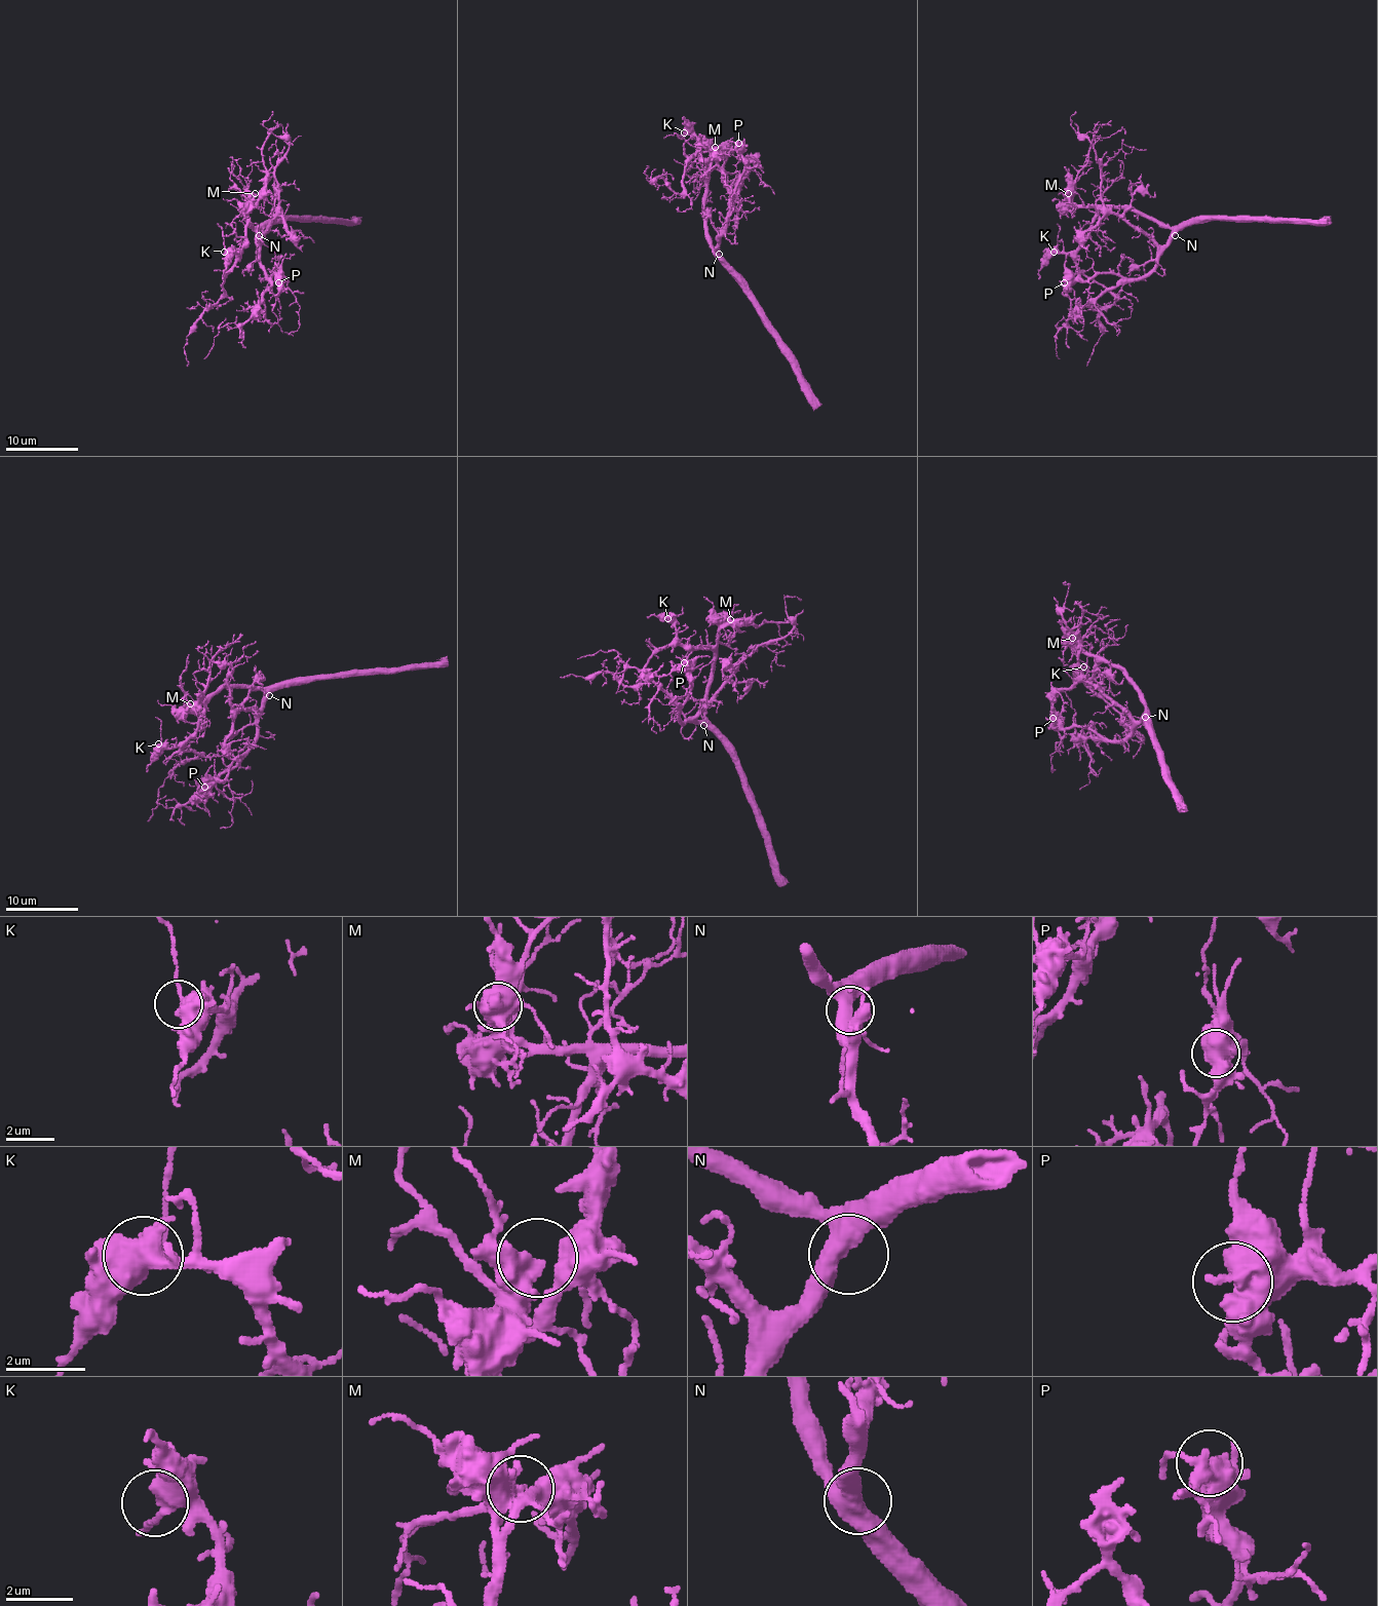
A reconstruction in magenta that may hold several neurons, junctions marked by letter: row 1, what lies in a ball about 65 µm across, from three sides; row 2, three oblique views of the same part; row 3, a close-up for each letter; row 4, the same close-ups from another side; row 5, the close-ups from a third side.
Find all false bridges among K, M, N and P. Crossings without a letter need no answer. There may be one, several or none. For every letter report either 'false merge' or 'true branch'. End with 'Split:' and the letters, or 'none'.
K: true branch
M: true branch
N: true branch
P: true branch
Split: none

